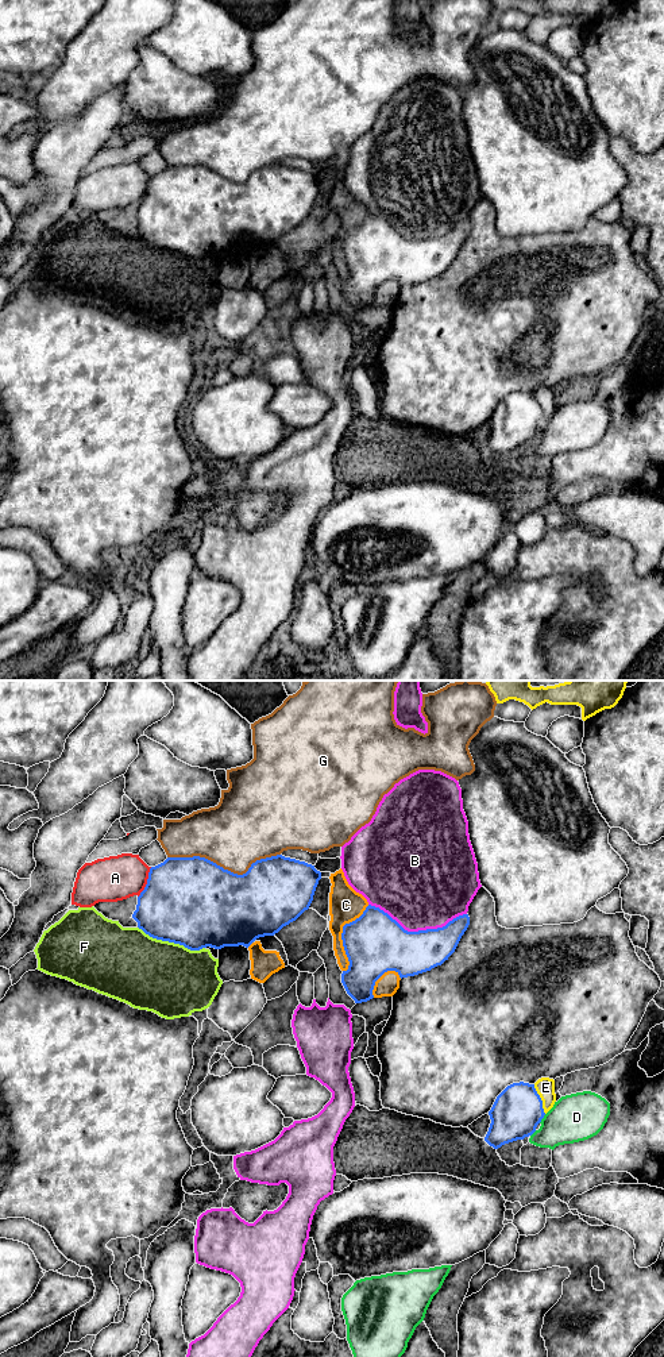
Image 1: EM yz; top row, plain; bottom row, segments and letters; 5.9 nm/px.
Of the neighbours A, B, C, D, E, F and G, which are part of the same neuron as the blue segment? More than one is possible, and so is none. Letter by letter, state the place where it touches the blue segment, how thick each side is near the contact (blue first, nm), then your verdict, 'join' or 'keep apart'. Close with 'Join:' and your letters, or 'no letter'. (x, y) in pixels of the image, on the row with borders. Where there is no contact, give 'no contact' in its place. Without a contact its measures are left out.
A: meets blue in yz at (147, 882); 500 nm thick on the blue side, 260 nm on the other; keep apart
B: meets blue in yz at (419, 930); 340 nm thick on the blue side, 480 nm on the other; keep apart
C: meets blue in yz at (342, 936); 360 nm thick on the blue side, 200 nm on the other; keep apart
D: meets blue in yz at (543, 1117); 300 nm thick on the blue side, 280 nm on the other; keep apart
E: meets blue in yz at (540, 1099); 300 nm thick on the blue side, 110 nm on the other; keep apart
F: meets blue in yz at (172, 941); 500 nm thick on the blue side, 440 nm on the other; keep apart
G: meets blue in yz at (224, 870); 500 nm thick on the blue side, 400 nm on the other; keep apart
Join: no letter

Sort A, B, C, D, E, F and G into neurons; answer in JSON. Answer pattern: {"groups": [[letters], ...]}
{"groups": [["A"], ["B"], ["C"], ["D"], ["E"], ["F"], ["G"]]}

